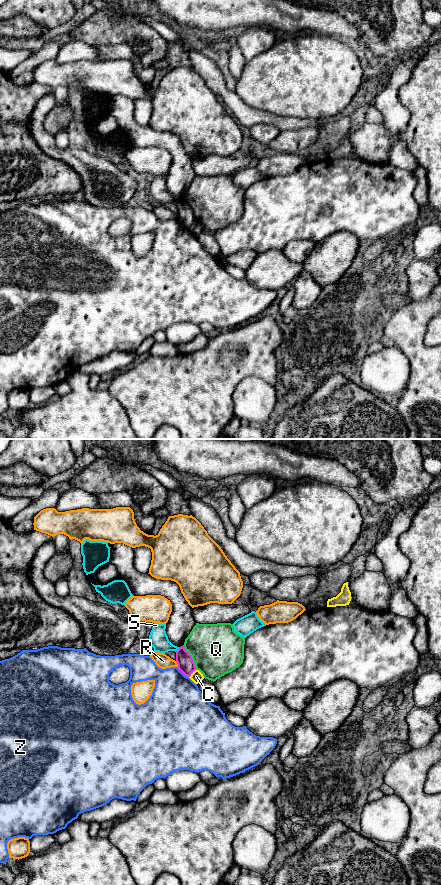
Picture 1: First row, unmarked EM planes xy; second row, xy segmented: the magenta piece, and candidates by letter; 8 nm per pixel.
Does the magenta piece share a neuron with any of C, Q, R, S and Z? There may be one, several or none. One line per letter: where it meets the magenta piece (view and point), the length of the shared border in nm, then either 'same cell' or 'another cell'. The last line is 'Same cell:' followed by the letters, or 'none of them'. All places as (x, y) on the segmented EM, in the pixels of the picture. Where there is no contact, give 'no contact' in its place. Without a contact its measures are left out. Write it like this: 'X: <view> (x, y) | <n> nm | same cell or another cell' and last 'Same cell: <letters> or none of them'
C: xy (192, 672) | 90 nm | another cell
Q: xy (191, 657) | 220 nm | another cell
R: xy (177, 663) | 50 nm | another cell
S: xy (178, 649) | 50 nm | another cell
Z: xy (183, 673) | 130 nm | another cell
Same cell: none of them

